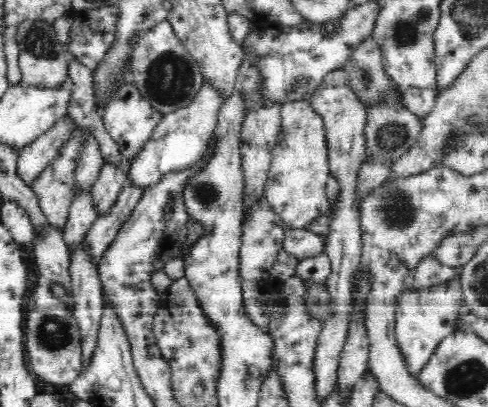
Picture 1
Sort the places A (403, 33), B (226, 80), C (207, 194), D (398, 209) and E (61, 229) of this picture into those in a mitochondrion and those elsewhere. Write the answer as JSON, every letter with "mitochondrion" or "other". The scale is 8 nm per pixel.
{"A":"mitochondrion","B":"other","C":"mitochondrion","D":"mitochondrion","E":"other"}

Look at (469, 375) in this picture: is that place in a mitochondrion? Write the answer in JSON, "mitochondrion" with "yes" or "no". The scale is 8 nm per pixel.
{"mitochondrion":"yes"}

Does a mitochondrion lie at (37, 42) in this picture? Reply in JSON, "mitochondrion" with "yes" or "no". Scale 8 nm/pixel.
{"mitochondrion":"yes"}

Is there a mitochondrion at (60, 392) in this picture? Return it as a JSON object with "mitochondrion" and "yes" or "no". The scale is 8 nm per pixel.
{"mitochondrion":"no"}

